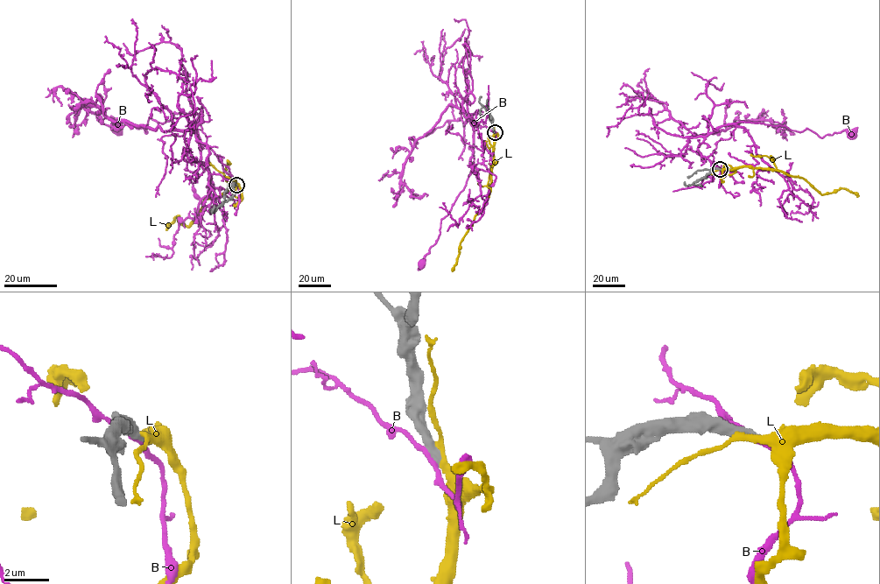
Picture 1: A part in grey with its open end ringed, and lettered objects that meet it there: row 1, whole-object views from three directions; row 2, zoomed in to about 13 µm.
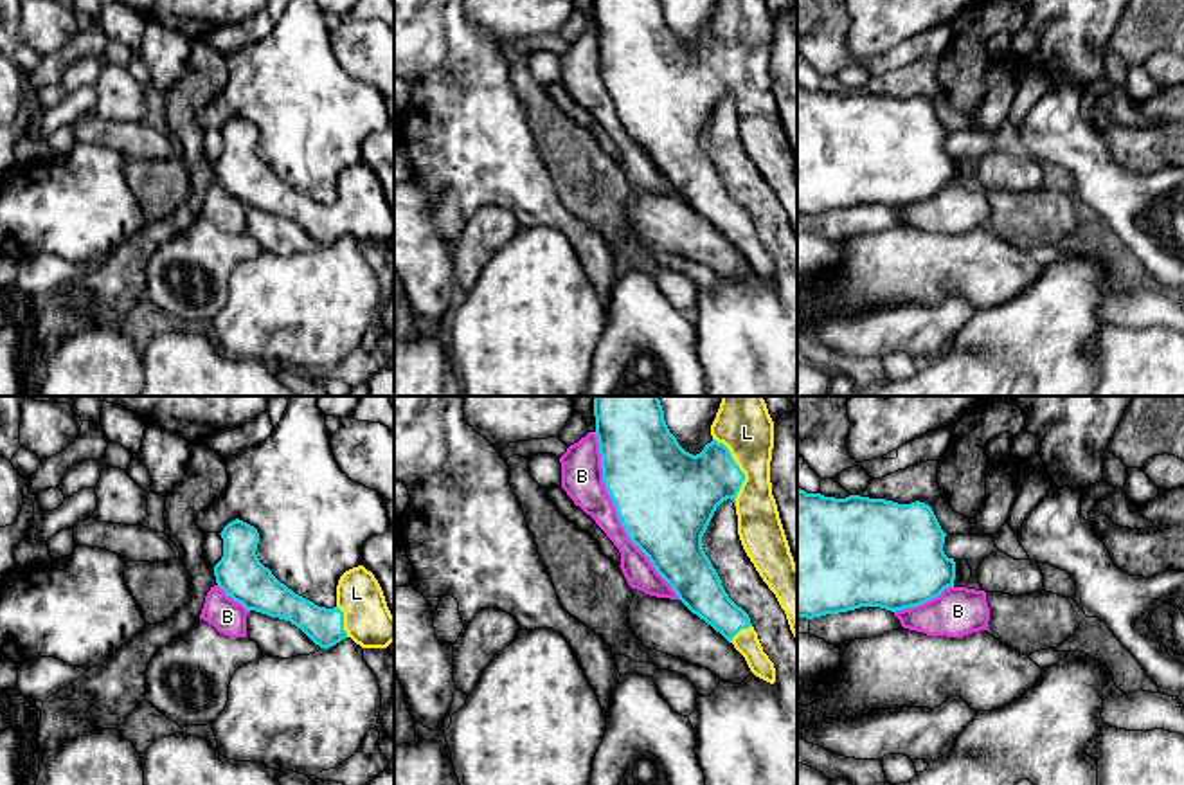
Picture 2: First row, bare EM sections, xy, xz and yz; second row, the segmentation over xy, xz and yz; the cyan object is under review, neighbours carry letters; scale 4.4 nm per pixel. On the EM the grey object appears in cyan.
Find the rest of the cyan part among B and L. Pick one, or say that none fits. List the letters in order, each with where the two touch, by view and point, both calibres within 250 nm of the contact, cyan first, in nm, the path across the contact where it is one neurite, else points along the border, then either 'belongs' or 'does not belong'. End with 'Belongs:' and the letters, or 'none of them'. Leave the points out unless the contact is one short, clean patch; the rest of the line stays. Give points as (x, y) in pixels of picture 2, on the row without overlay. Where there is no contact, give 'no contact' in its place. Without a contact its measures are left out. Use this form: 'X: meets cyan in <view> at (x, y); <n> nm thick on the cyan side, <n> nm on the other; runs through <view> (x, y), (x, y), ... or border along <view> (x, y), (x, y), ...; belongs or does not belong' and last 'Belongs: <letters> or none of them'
B: meets cyan in xz at (618, 112); 460 nm thick on the cyan side, 190 nm on the other; does not belong
L: meets cyan in xz at (740, 67); 300 nm thick on the cyan side, 240 nm on the other; belongs
Belongs: L

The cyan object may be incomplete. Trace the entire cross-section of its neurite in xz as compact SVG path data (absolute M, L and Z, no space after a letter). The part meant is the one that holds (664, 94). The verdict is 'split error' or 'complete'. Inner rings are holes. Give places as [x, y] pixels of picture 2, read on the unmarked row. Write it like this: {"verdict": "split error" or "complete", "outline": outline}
{"verdict": "split error", "outline": "M594 0L594 13L603 79L628 135L648 153L678 196L732 239L756 274L774 281L774 259L763 248L749 211L729 194L702 144L716 104L731 95L741 142L776 191L797 238L797 164L772 92L774 18L767 0L720 0L711 22L713 38L696 52L686 49L669 29L660 0Z"}

